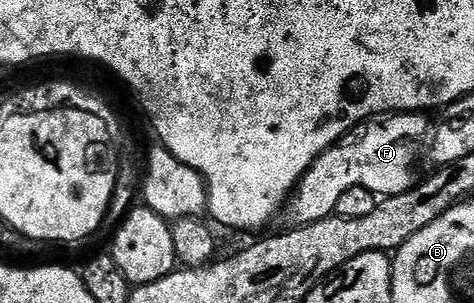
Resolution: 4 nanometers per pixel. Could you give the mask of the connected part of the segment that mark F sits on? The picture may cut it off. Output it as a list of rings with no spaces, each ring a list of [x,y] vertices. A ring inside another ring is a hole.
[[[393,113],[380,121],[370,122],[360,132],[362,135],[358,139],[350,138],[338,143],[336,147],[327,148],[297,184],[291,196],[287,211],[293,214],[292,222],[304,225],[328,219],[336,212],[339,197],[343,197],[347,189],[362,187],[374,191],[379,197],[411,190],[419,179],[416,143],[425,134],[426,138],[431,131],[431,123],[429,127],[425,119],[428,118],[421,113]]]

